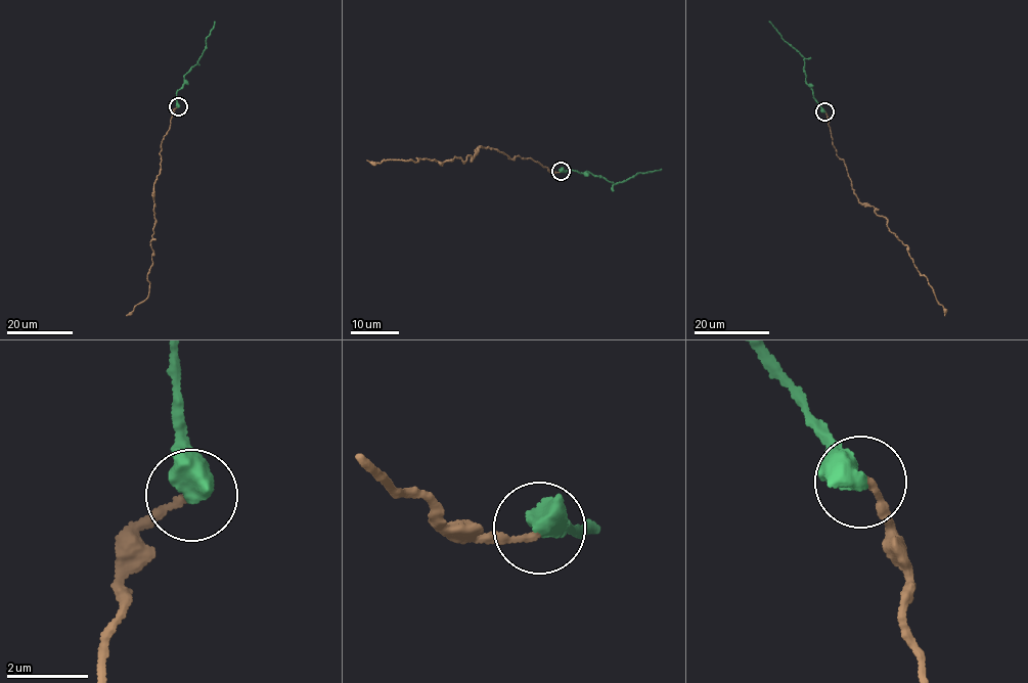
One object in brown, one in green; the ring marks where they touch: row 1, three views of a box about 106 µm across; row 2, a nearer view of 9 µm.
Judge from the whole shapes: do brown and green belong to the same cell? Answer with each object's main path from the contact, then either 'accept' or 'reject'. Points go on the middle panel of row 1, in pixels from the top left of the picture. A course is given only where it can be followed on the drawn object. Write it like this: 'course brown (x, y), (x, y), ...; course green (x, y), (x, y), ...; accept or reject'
course brown (561, 171), (521, 156), (509, 158), (488, 146), (463, 163), (459, 157), (440, 165), (434, 158), (366, 160); course green (561, 171), (587, 173), (615, 184), (661, 169); accept

